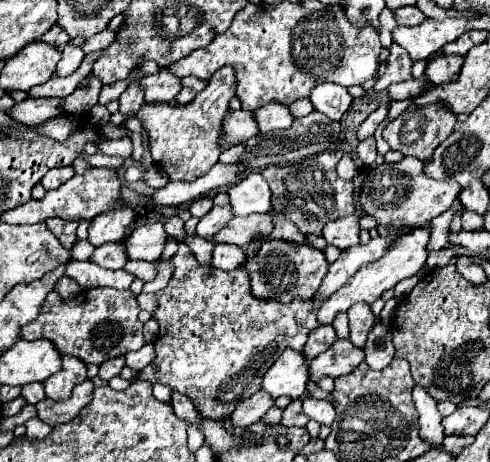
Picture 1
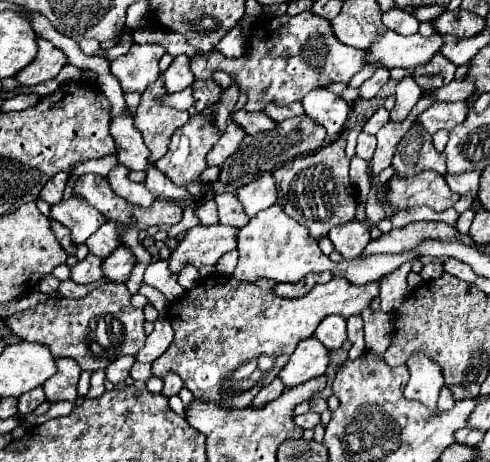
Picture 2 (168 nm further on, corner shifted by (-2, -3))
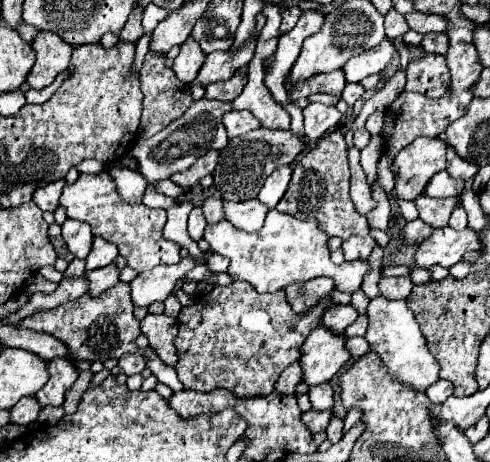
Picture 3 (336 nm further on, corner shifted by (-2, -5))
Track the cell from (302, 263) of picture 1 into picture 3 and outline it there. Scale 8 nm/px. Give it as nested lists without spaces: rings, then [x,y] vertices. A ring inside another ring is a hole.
[[[319,277],[309,282],[303,282],[297,292],[287,292],[287,302],[293,308],[295,314],[303,314],[307,312],[311,306],[319,304],[319,300],[323,300],[325,296],[331,294],[333,290],[333,280],[327,280],[327,277]]]

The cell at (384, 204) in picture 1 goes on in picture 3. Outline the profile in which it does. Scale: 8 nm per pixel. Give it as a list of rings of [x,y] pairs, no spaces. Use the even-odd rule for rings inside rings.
[[[443,170],[431,178],[431,182],[425,188],[425,194],[433,198],[447,198],[447,196],[459,196],[463,188],[465,188],[463,180],[455,180],[449,176],[447,170]]]

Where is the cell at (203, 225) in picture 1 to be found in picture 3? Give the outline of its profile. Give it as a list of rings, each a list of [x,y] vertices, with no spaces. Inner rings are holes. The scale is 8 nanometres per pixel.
[[[247,200],[247,202],[225,202],[225,214],[227,214],[227,220],[229,220],[229,216],[235,214],[235,216],[237,216],[237,222],[231,222],[231,224],[235,224],[235,228],[241,228],[241,230],[245,230],[245,232],[255,232],[255,230],[263,228],[263,220],[265,220],[267,212],[269,212],[269,208],[267,208],[265,204],[261,204],[259,200]]]

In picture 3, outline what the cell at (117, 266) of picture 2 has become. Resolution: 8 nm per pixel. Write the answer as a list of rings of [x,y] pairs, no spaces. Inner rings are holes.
[[[115,264],[103,266],[99,270],[91,270],[87,272],[87,282],[89,282],[89,296],[99,296],[101,292],[109,290],[111,286],[115,286],[119,282],[119,270]]]

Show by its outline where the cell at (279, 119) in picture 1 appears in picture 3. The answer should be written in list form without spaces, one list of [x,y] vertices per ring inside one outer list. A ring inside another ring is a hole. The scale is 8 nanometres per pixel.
[[[231,110],[231,112],[223,114],[223,126],[225,126],[229,138],[237,138],[249,130],[259,128],[261,122],[249,110],[239,110],[239,112]]]

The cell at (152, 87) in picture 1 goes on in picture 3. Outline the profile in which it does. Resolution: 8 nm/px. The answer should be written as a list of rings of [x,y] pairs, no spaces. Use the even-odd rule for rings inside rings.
[[[189,36],[185,40],[185,44],[181,46],[181,52],[179,56],[175,58],[173,62],[173,72],[177,74],[177,78],[185,84],[191,84],[197,74],[199,74],[199,68],[203,66],[203,60],[205,60],[205,54],[201,52],[199,44],[193,40],[193,36]]]

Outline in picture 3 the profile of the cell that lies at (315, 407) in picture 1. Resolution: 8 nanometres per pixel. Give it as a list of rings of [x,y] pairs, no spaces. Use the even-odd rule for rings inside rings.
[[[317,384],[309,388],[309,398],[315,410],[327,410],[333,406],[333,386],[331,384]]]

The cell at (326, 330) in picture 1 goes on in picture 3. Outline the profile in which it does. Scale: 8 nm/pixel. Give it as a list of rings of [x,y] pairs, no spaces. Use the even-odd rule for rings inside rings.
[[[347,304],[347,306],[333,306],[331,310],[325,312],[321,324],[327,326],[329,330],[341,334],[341,332],[345,332],[345,328],[347,328],[357,316],[359,316],[359,312],[355,312],[355,308],[353,308],[351,304]]]

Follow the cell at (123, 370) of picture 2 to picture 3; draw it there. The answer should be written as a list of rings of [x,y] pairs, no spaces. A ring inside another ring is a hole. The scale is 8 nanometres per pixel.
[[[139,350],[139,352],[135,352],[135,354],[127,354],[127,356],[121,356],[121,358],[119,358],[121,372],[125,372],[127,376],[137,374],[137,372],[143,372],[143,370],[145,370],[145,364],[147,364],[147,358],[145,358],[145,352],[143,352],[143,350]]]

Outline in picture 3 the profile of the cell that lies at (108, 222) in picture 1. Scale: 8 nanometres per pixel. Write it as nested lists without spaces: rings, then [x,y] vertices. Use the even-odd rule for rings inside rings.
[[[93,238],[93,248],[91,248],[91,254],[87,256],[87,264],[85,268],[87,270],[97,270],[97,268],[103,268],[107,264],[111,264],[115,258],[117,258],[117,248],[115,244],[103,240],[103,238]]]

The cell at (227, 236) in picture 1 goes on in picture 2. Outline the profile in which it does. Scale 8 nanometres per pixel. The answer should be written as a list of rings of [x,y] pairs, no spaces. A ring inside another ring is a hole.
[[[195,226],[191,228],[179,246],[171,254],[171,270],[177,274],[185,264],[193,264],[197,268],[205,264],[215,264],[225,252],[235,250],[235,234],[239,228],[235,226]]]

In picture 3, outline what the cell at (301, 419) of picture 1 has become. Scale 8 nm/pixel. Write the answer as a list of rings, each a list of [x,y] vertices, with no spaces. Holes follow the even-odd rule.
[[[331,408],[331,410],[323,410],[323,412],[319,412],[319,410],[309,410],[309,412],[303,412],[301,418],[303,418],[303,422],[307,424],[307,428],[311,430],[311,434],[317,434],[317,432],[321,432],[321,430],[327,428],[331,416],[333,416],[333,408]]]

